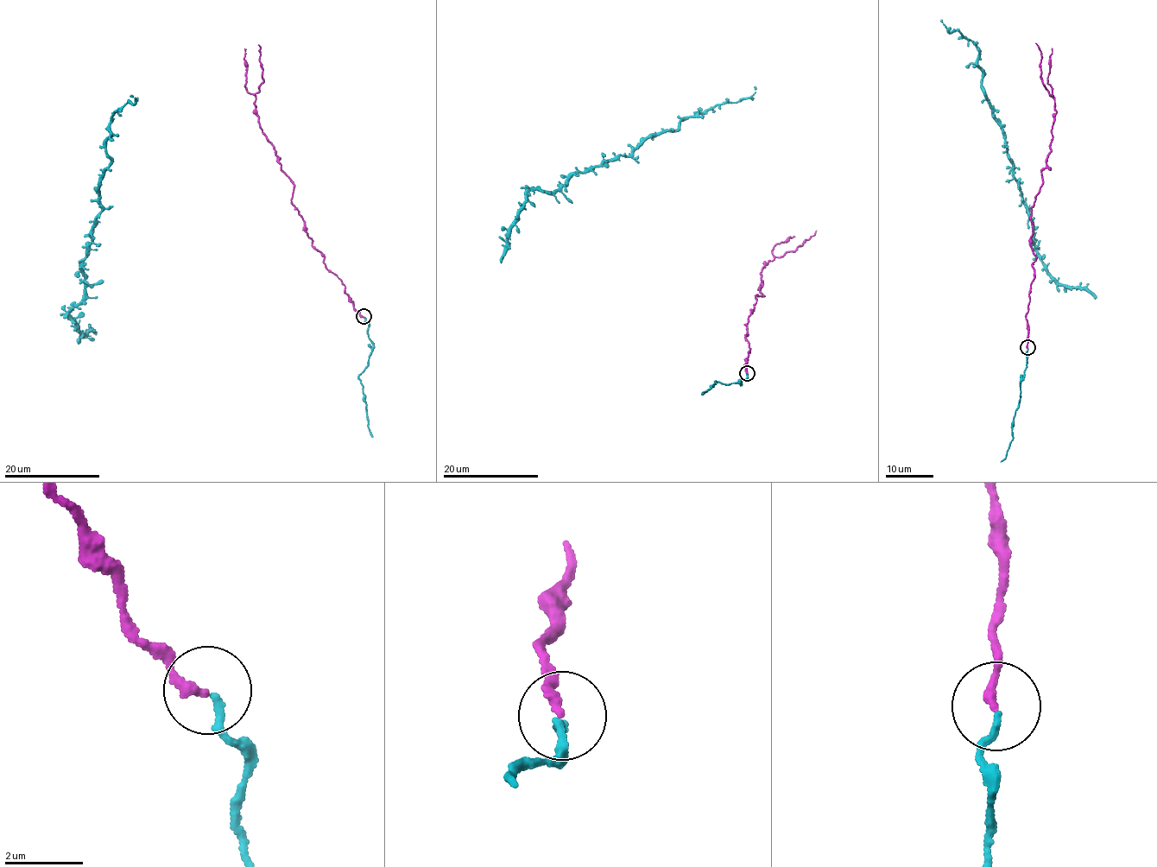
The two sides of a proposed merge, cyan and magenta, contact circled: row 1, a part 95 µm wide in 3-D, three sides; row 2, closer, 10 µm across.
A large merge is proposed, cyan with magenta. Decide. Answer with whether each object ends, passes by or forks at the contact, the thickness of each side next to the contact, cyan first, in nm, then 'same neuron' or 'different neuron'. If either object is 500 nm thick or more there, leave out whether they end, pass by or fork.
cyan ends there; magenta ends there; 170 nm thick on the cyan side, 240 nm on the other; same neuron

